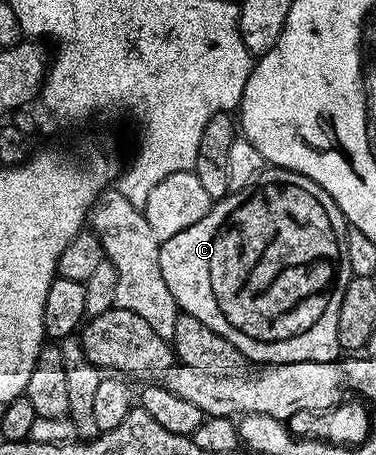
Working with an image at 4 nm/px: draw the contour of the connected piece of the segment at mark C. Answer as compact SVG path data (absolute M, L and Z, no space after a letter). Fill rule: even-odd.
M266 168L251 187L238 193L230 192L229 196L216 202L209 213L203 215L199 223L195 223L195 227L187 227L187 231L179 231L179 235L161 242L159 267L163 271L163 283L167 283L178 306L199 319L199 323L207 323L211 331L223 335L223 339L227 339L241 352L242 358L249 360L250 357L253 361L261 361L257 363L271 366L300 361L335 361L342 354L339 343L339 307L343 303L344 285L353 276L351 263L347 259L347 222L335 199L331 199L331 195L327 195L327 191L310 177L292 173L289 169Z

